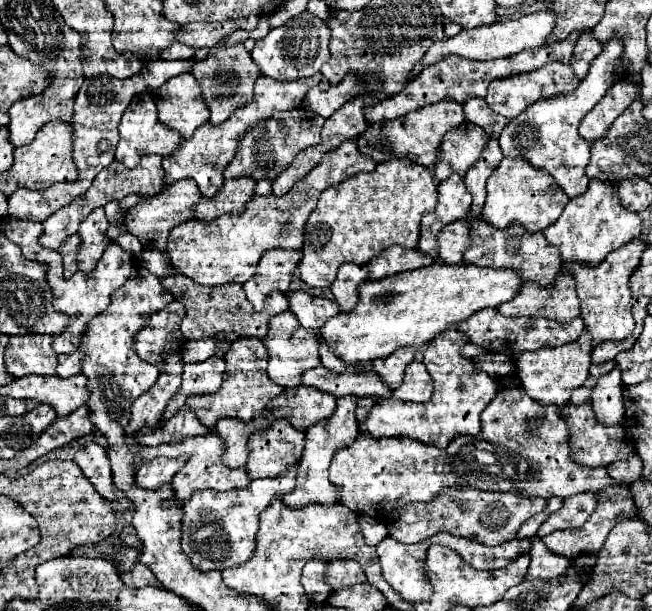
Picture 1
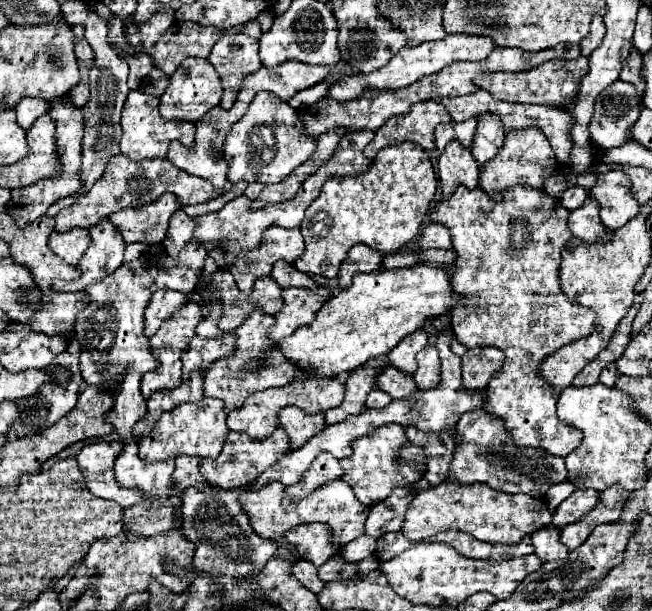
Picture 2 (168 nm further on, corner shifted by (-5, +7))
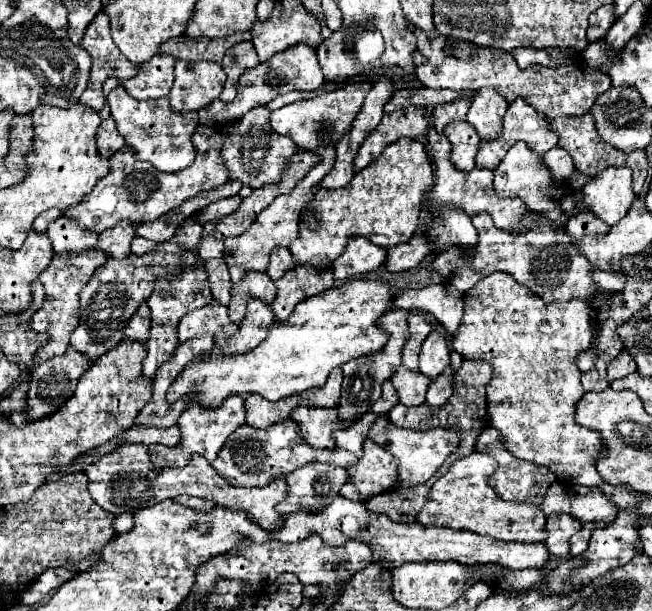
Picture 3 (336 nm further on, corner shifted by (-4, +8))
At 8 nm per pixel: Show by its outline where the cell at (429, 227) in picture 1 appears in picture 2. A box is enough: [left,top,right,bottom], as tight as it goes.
[438,141,478,199]

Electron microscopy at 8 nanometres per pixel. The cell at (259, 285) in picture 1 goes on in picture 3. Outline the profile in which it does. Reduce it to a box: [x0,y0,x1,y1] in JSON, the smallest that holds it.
[223,144,335,284]

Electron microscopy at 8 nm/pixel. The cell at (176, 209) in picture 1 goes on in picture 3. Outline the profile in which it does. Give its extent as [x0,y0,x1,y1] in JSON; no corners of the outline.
[95,222,137,258]

